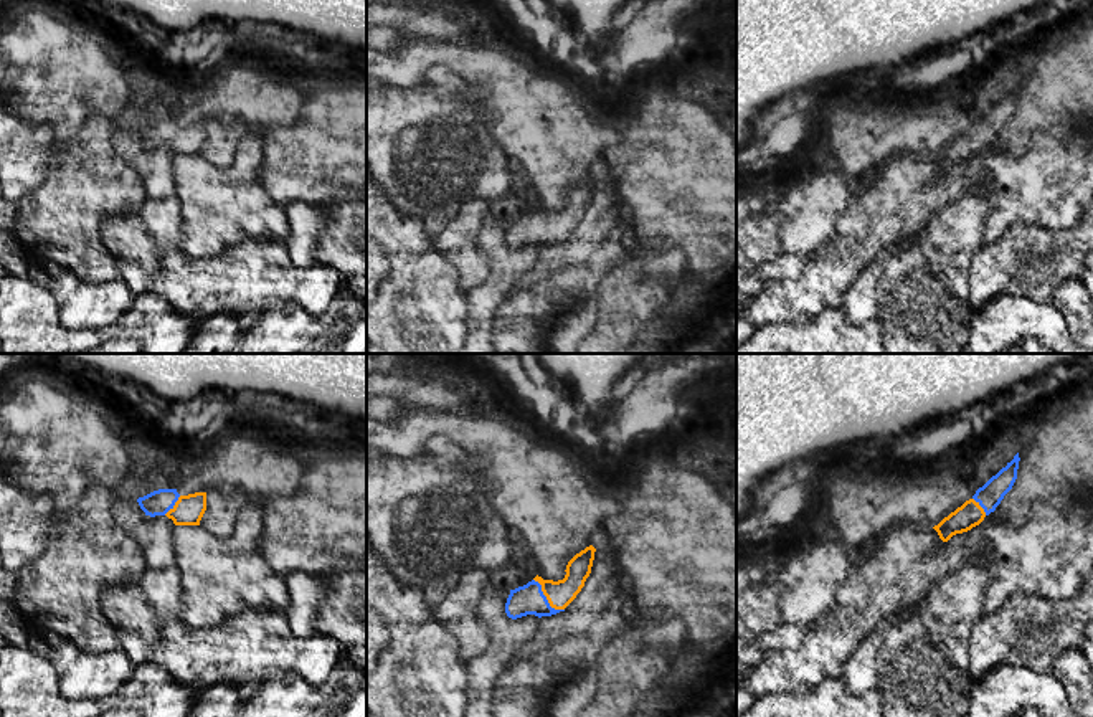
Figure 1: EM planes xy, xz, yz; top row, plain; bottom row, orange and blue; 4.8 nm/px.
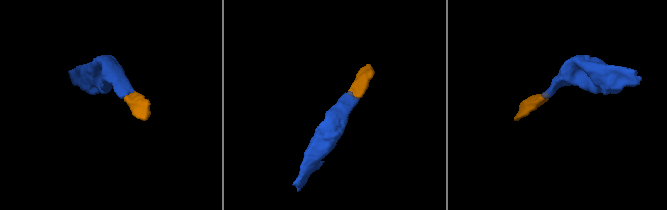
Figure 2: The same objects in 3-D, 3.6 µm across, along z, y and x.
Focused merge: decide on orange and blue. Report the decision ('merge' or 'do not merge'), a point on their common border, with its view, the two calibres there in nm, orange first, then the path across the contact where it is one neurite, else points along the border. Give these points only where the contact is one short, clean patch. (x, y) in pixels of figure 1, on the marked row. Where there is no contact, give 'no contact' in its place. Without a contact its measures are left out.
merge; contact xz (547, 598); calibres 130 and 140 nm; way xz (560, 593), (547, 598), (525, 600)

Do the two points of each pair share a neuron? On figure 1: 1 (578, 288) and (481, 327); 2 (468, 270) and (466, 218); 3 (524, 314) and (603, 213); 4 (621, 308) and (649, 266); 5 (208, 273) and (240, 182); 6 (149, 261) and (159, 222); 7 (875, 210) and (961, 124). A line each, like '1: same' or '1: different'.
1: different
2: same
3: different
4: same
5: different
6: same
7: different

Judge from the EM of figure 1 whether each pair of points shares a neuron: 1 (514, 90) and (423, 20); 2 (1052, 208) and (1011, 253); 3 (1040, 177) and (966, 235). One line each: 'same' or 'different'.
1: different
2: different
3: different

